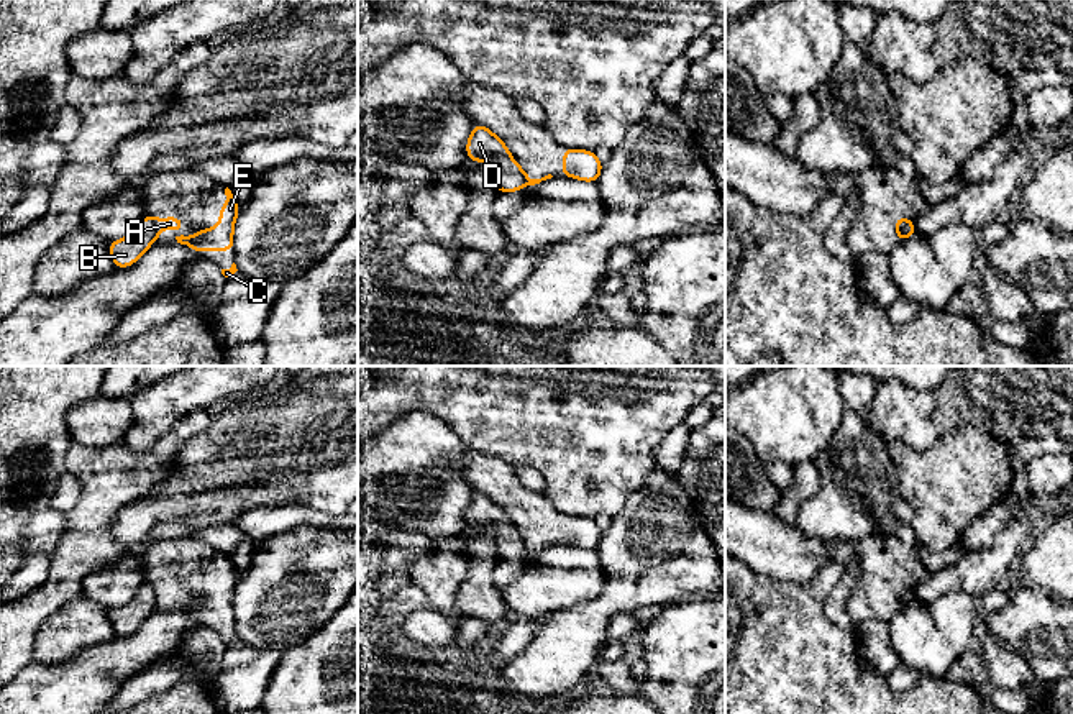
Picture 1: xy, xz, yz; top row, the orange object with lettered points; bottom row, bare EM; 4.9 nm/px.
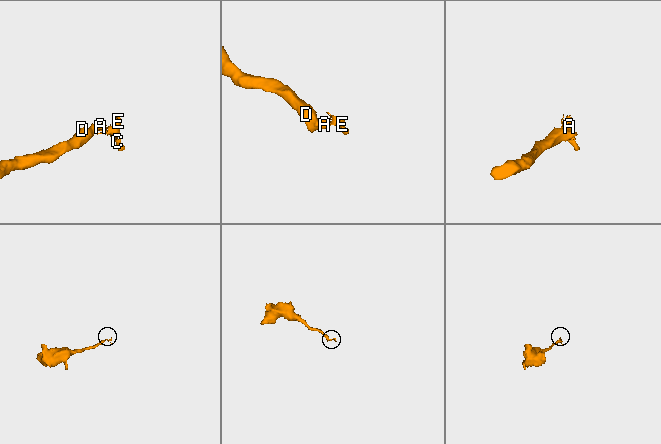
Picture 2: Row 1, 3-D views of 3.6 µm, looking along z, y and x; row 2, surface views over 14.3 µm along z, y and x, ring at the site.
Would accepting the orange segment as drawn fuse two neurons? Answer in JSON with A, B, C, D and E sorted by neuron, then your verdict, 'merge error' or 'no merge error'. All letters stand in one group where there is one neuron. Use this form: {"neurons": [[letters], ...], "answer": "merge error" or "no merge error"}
{"neurons": [["A", "C", "E"], ["B", "D"]], "answer": "merge error"}

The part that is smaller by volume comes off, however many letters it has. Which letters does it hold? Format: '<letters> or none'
A, C, E

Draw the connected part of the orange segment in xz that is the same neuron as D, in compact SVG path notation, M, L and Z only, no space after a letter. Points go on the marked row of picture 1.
M473 123L471 136L466 141L468 162L492 162L495 167L495 190L518 192L525 187L520 166L510 154L505 143L487 126Z

